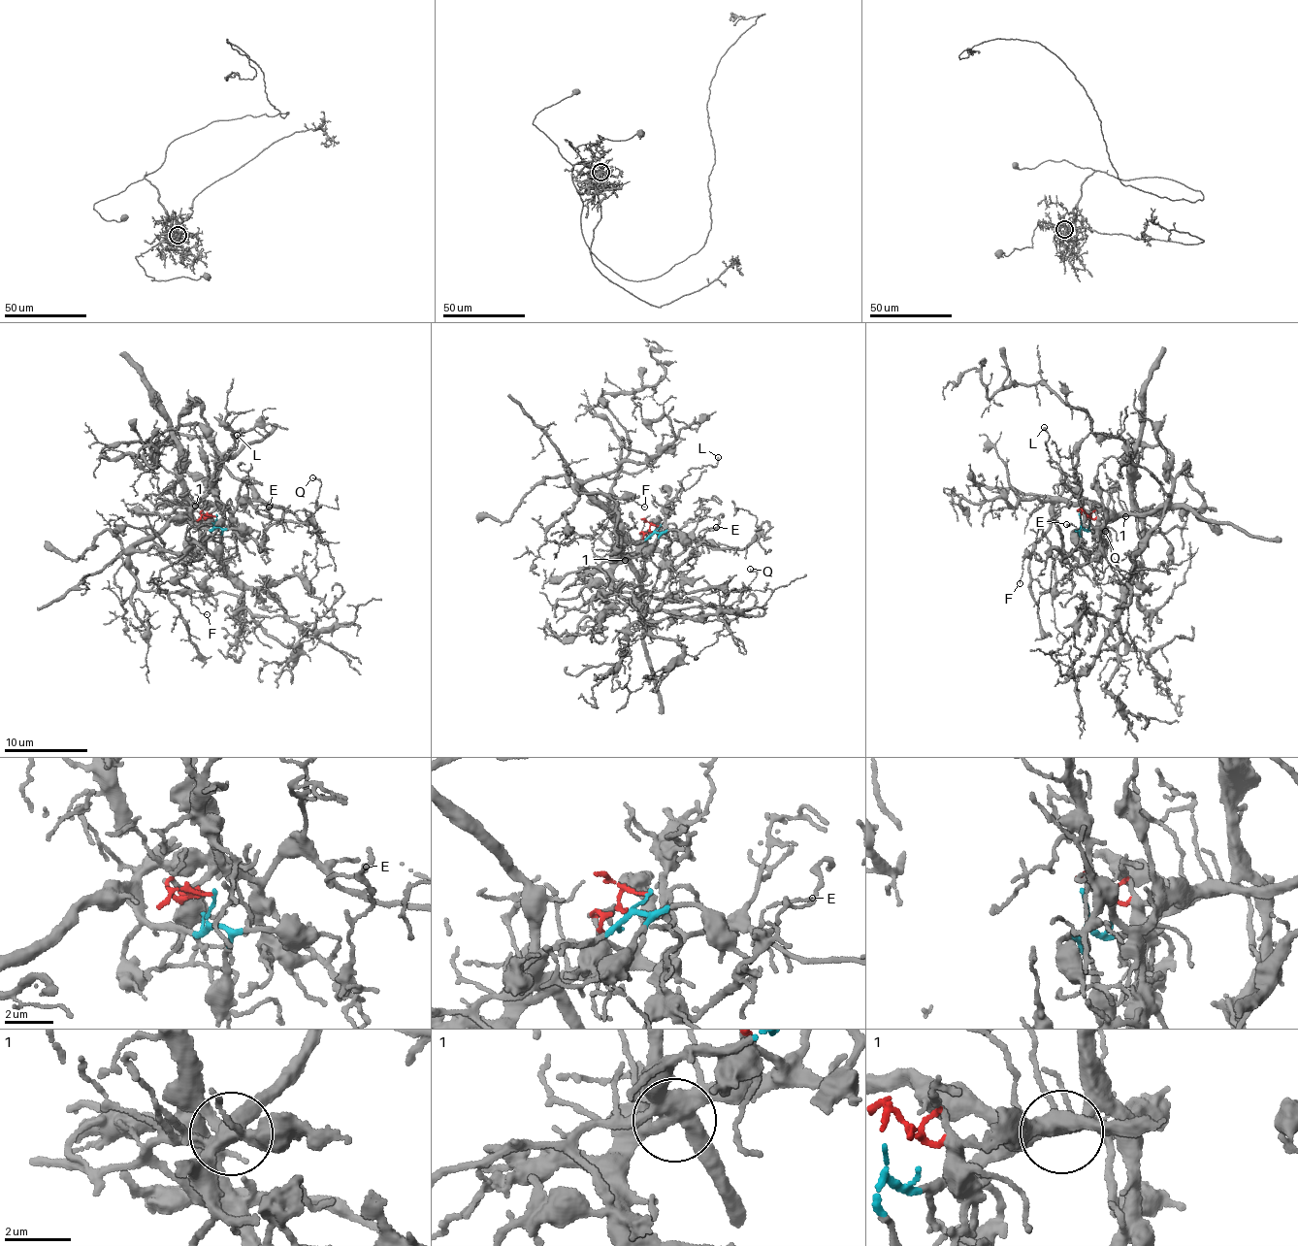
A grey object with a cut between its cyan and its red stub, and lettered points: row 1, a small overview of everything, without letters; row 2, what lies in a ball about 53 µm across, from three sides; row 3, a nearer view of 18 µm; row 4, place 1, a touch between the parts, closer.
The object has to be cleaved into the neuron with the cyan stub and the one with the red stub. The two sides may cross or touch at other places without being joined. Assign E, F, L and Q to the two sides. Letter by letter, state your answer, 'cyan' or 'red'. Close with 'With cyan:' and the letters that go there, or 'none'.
E: red
F: cyan
L: red
Q: cyan
With cyan: F, Q

